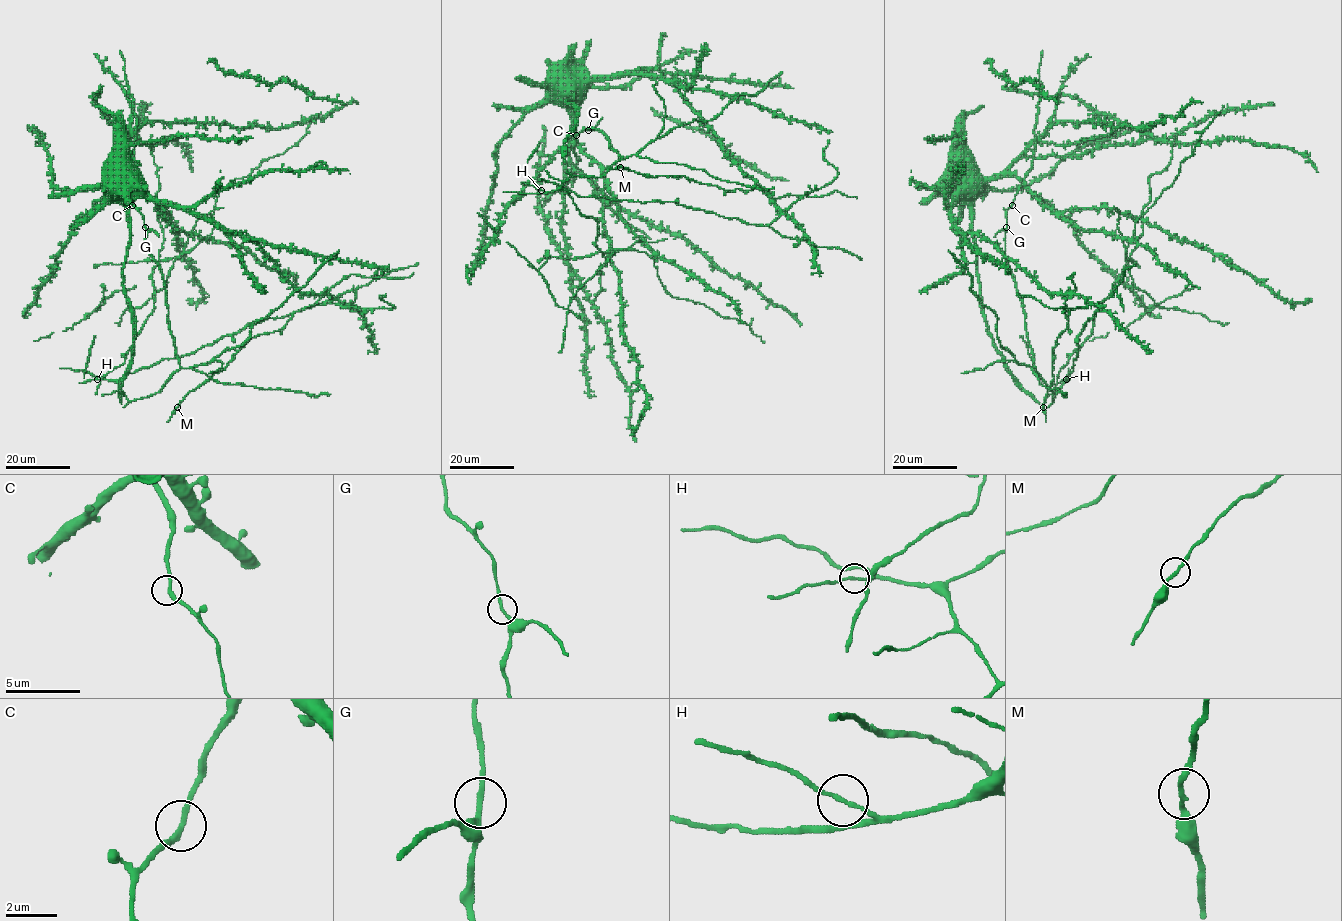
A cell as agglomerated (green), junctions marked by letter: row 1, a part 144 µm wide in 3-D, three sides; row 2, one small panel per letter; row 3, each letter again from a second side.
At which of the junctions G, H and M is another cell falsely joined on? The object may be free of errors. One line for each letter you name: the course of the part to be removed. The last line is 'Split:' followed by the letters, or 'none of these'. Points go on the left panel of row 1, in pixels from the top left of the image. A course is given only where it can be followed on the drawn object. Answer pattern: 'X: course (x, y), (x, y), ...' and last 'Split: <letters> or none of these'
Split: none of these

